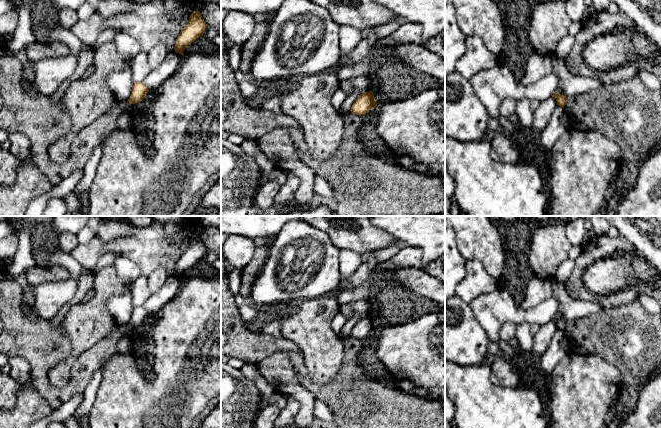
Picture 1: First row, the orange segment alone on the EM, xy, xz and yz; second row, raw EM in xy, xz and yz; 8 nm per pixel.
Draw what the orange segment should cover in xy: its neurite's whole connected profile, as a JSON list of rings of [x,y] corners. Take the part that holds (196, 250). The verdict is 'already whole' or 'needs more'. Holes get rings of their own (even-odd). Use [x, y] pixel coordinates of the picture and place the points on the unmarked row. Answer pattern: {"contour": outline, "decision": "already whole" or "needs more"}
{"contour": [[[194,235],[190,239],[188,248],[181,254],[175,267],[175,276],[184,279],[184,273],[199,261],[203,260],[207,248],[200,235]]], "decision": "already whole"}

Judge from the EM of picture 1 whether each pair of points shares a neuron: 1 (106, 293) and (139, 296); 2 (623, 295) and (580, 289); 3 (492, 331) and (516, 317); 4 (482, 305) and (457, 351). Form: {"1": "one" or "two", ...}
{"1": "two", "2": "one", "3": "one", "4": "two"}

